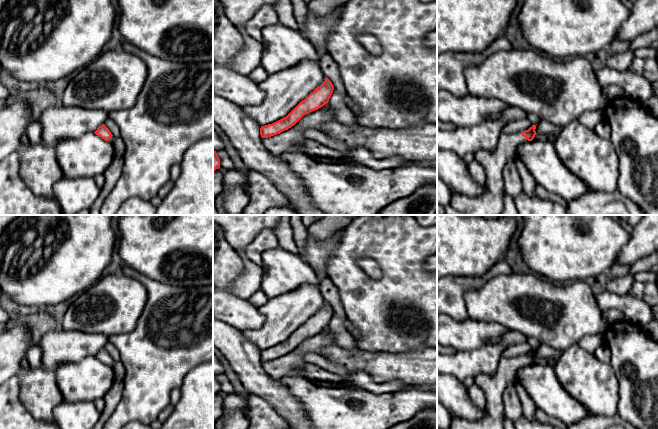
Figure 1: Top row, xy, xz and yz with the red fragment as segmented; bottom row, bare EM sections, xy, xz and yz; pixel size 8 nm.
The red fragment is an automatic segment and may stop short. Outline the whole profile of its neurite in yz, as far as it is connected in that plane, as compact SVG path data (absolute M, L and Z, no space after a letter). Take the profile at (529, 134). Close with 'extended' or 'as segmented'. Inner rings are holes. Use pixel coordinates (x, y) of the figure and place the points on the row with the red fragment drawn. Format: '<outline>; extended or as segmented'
M536 125L528 130L504 134L499 137L494 151L479 149L474 159L479 162L486 174L486 190L481 196L462 197L452 194L450 205L464 215L500 215L504 208L504 166L513 161L517 146L532 141L537 134Z; extended

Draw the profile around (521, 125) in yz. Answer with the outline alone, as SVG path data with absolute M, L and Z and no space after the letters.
M527 119L512 121L504 126L503 133L511 134L522 132L528 130L530 127L532 127L532 125L533 124L531 124Z

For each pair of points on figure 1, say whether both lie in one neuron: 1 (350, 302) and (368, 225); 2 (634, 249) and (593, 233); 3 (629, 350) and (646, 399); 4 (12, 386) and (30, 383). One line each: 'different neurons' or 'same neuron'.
1: same neuron
2: different neurons
3: same neuron
4: different neurons

